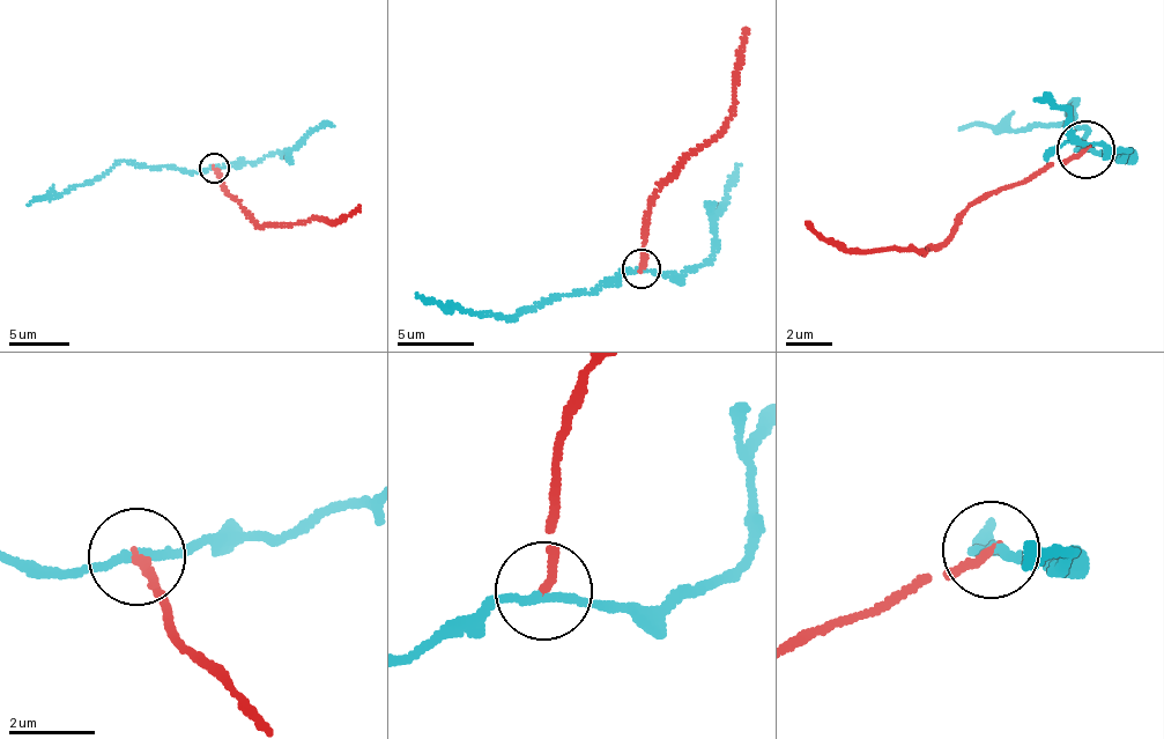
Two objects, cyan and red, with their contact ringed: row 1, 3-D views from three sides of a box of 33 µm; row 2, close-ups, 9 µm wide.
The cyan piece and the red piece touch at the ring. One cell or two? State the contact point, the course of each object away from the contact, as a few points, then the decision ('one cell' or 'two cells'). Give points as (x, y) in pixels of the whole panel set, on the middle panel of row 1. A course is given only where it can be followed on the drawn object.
(640, 268) | cyan via (640, 267), (606, 279), (588, 294), (553, 296), (504, 318), (425, 303), (417, 294) | red via (640, 267), (649, 200), (731, 115), (733, 72), (746, 28) | two cells

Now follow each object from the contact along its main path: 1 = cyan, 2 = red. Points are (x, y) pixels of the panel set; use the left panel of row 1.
1: (214, 169), (184, 172), (168, 165), (139, 168), (116, 161), (93, 180), (65, 193), (34, 197), (28, 205)
2: (214, 169), (229, 194), (258, 224), (317, 220), (332, 222), (360, 205)

